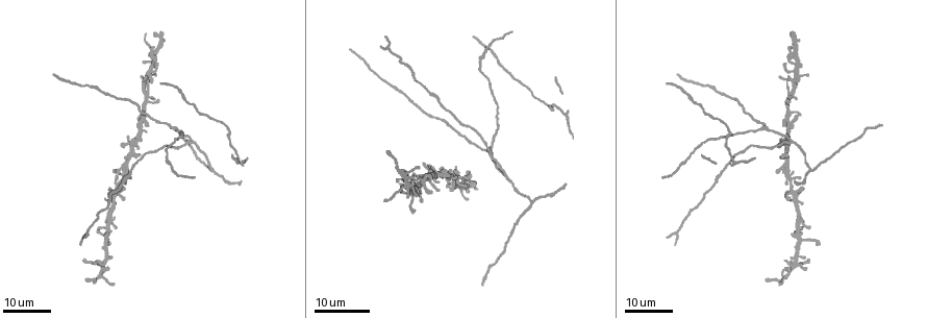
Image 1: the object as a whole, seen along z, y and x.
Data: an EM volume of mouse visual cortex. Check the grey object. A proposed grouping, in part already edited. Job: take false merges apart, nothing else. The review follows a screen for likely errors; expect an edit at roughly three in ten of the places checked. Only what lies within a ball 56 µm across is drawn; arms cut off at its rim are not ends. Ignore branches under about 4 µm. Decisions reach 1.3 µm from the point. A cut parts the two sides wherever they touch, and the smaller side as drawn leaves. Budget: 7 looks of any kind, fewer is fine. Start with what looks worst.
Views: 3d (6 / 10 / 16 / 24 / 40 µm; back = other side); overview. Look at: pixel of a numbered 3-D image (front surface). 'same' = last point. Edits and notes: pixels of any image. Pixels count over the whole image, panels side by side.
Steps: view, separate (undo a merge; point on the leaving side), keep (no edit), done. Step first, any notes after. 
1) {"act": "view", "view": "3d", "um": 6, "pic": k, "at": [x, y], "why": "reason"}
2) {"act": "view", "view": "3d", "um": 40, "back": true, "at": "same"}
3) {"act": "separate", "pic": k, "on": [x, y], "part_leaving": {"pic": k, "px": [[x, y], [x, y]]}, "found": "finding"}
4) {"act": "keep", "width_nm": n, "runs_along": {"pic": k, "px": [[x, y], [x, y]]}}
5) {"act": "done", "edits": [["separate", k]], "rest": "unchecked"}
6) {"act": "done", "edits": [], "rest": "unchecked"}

{"act": "view", "view": "3d", "um": 16, "pic": 1, "at": [174, 128], "why": "three-way junction"}

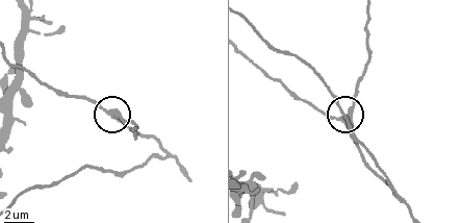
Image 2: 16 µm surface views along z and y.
{"act": "view", "view": "3d", "um": 6, "pic": 2, "at": [109, 110]}

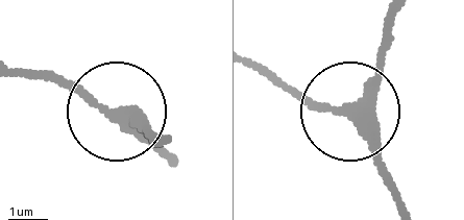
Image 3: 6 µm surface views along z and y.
{"act": "view", "view": "3d", "um": 6, "back": true, "pic": 3, "at": [111, 111]}

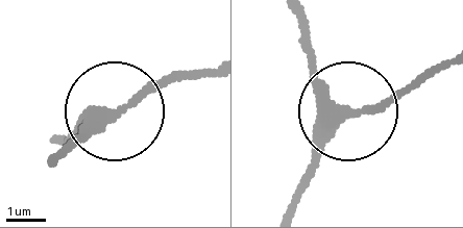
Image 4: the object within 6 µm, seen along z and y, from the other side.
{"act": "keep", "runs_along": {"pic": 4, "px": [[123, 108], [70, 145]]}, "found": "one cell here"}

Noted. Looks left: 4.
{"act": "view", "view": "3d", "um": 24, "pic": 1, "at": [505, 178], "why": "two arms in line, one across"}

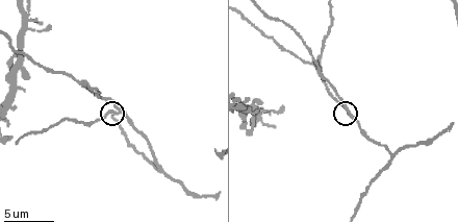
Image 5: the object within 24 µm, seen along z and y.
{"act": "view", "view": "3d", "um": 10, "pic": 5, "at": [114, 112], "why": "zoom in"}

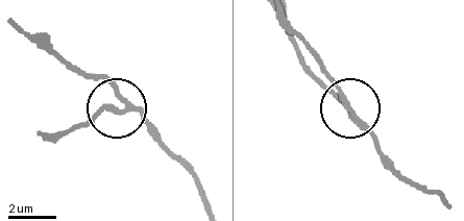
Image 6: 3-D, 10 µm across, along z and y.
{"act": "keep", "width_nm": 190, "found": "continuous, no second cell"}

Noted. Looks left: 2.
{"act": "view", "view": "3d", "um": 24, "pic": 1, "at": [794, 52], "why": "small branch off a trunk"}

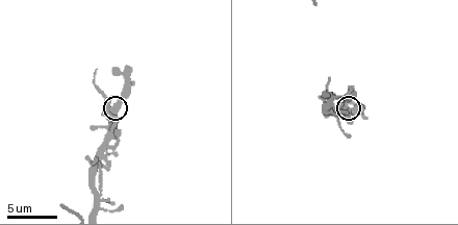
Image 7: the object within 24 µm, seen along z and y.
{"act": "view", "view": "3d", "um": 6, "pic": 7, "at": [112, 109]}

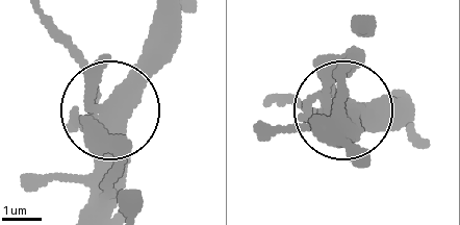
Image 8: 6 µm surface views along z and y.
{"act": "separate", "pic": 8, "on": [75, 61], "arms": 5, "found": "two cells meet here"}

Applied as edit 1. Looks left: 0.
{"act": "done", "edits": [["separate", 8]], "rest": "unchecked"}

